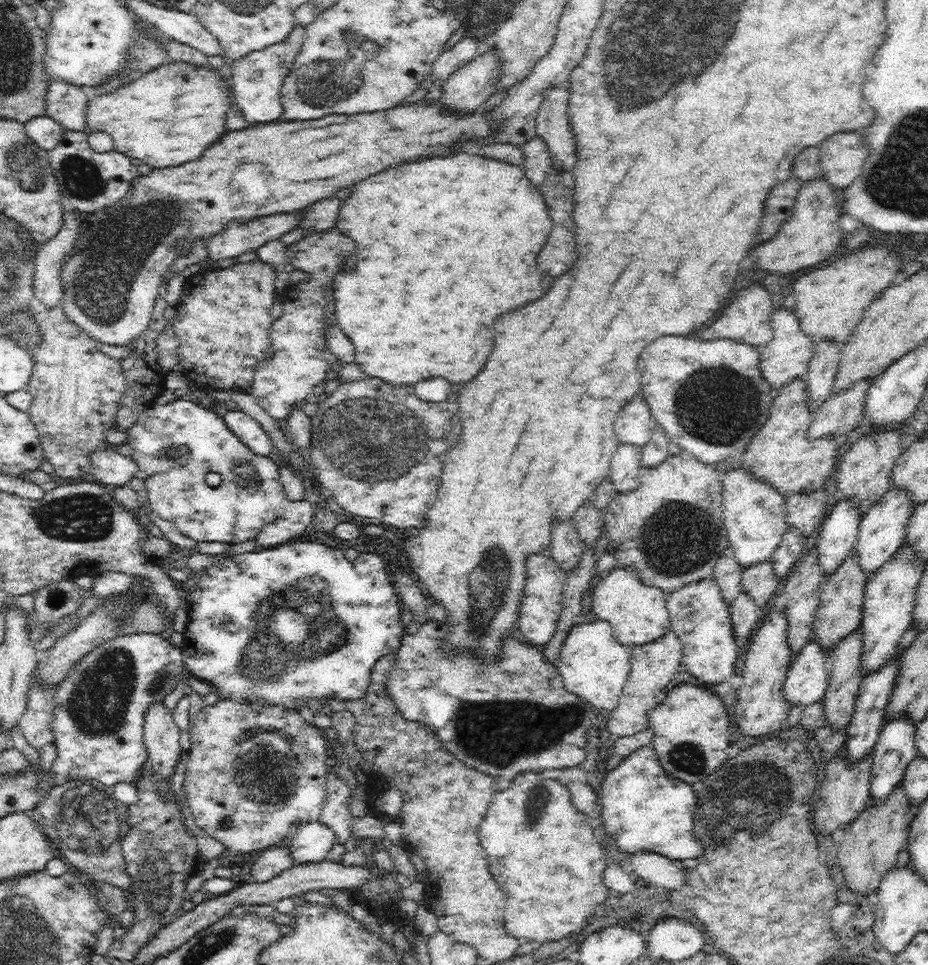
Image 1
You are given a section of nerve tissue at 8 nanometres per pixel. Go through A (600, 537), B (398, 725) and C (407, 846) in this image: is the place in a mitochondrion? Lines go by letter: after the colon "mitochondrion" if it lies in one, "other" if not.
A: other
B: other
C: other

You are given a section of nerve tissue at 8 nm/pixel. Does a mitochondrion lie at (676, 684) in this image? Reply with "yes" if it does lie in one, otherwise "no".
no

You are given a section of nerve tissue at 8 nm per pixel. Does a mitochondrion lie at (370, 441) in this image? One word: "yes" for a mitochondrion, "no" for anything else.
yes

